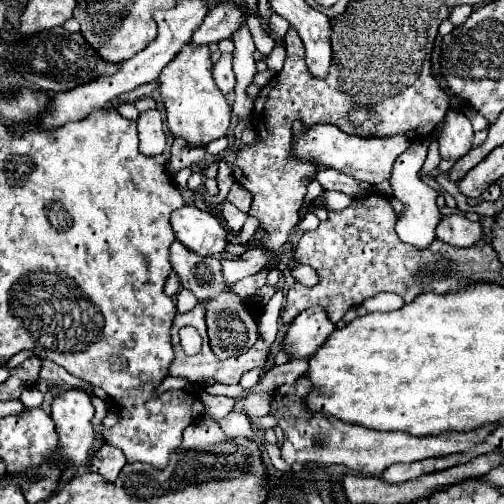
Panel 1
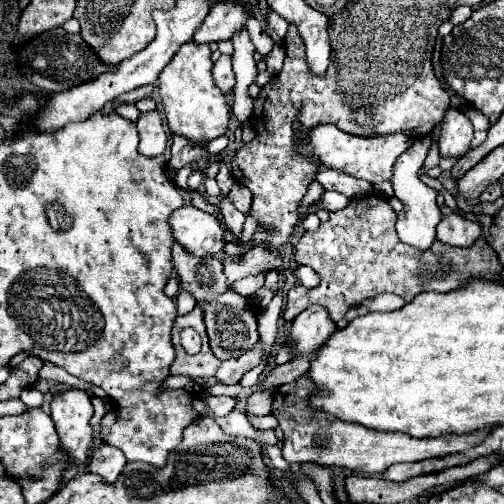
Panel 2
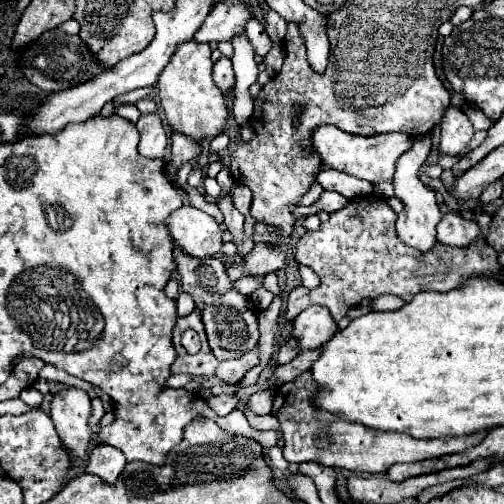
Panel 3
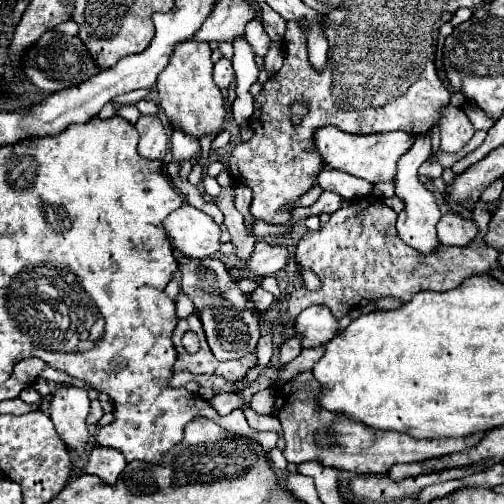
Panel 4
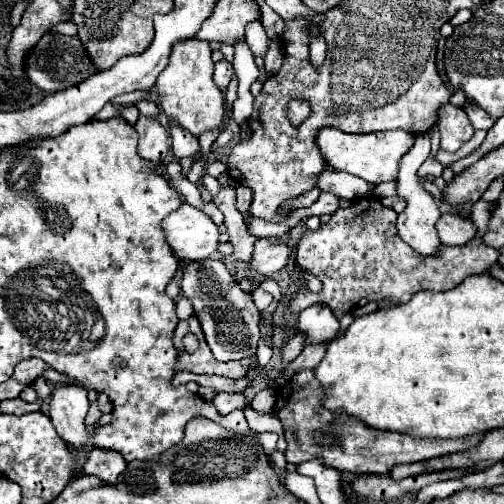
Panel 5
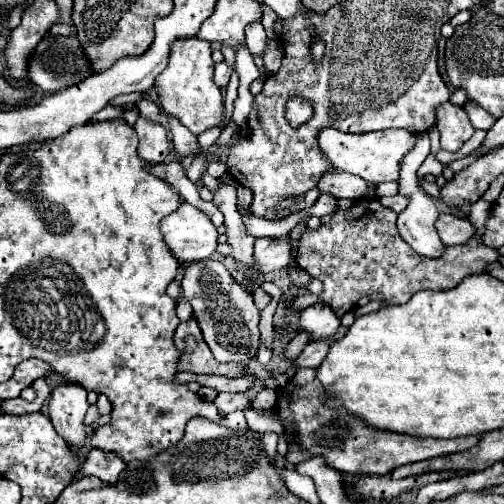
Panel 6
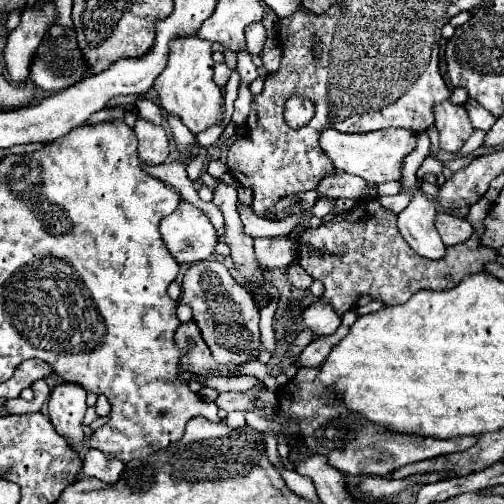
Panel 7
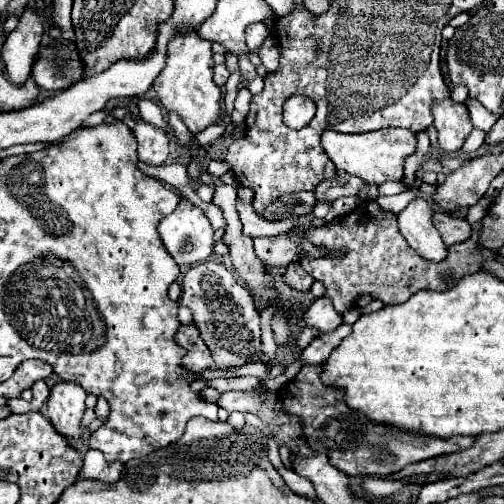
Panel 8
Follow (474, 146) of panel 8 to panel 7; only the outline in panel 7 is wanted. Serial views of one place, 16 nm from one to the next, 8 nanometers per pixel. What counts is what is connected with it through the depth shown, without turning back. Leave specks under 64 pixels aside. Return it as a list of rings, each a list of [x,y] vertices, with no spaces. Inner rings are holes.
[[[474,130],[474,134],[472,134],[472,136],[468,138],[468,142],[462,146],[460,156],[466,156],[466,154],[472,154],[474,150],[478,150],[478,148],[482,146],[482,142],[484,142],[484,136],[486,136],[484,130]]]

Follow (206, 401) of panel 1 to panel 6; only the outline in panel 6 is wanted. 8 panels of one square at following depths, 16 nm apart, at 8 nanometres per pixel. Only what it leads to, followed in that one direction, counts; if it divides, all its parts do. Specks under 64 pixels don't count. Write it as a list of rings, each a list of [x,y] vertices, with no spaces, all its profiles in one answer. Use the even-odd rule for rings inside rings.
[[[220,392],[214,400],[216,408],[222,412],[222,414],[228,414],[228,412],[234,412],[234,410],[246,410],[246,408],[252,408],[250,400],[246,394],[228,394],[228,392]]]

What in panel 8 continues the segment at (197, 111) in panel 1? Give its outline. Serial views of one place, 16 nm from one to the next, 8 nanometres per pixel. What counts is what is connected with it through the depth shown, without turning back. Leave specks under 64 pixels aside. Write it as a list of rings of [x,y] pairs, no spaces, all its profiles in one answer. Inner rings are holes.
[[[198,34],[176,36],[176,40],[170,40],[168,44],[166,68],[154,80],[154,90],[162,106],[168,112],[178,114],[192,134],[206,130],[222,118],[222,90],[212,80],[212,68],[214,60],[208,40],[200,40]]]

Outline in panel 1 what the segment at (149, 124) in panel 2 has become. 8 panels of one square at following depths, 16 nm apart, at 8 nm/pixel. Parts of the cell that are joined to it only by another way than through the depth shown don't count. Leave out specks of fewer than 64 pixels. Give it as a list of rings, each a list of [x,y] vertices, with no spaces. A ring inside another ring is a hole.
[[[158,106],[152,110],[140,112],[138,136],[140,136],[140,152],[144,152],[146,156],[156,156],[164,152],[166,136],[162,128],[162,112]]]

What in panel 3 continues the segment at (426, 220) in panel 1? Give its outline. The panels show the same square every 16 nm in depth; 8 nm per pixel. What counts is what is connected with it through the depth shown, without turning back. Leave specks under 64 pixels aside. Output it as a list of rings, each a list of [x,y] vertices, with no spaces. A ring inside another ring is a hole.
[[[422,136],[418,140],[414,140],[412,148],[398,158],[396,172],[394,172],[394,178],[392,178],[394,194],[404,204],[404,210],[398,214],[396,232],[398,232],[402,242],[406,242],[414,248],[420,248],[420,250],[434,246],[434,242],[436,242],[436,224],[438,224],[438,218],[440,218],[440,210],[438,210],[438,204],[436,204],[436,192],[432,188],[428,188],[426,184],[422,184],[420,178],[418,178],[418,170],[424,164],[424,160],[430,152],[430,146],[432,146],[430,136]]]

